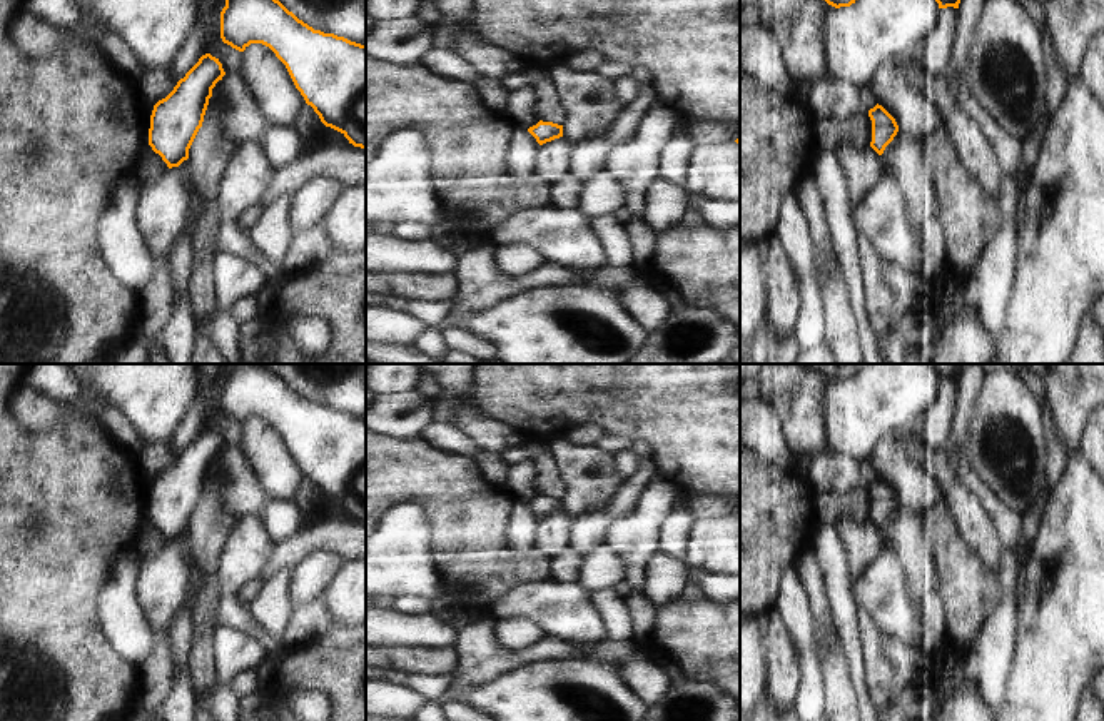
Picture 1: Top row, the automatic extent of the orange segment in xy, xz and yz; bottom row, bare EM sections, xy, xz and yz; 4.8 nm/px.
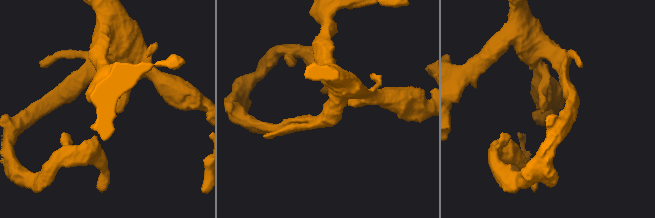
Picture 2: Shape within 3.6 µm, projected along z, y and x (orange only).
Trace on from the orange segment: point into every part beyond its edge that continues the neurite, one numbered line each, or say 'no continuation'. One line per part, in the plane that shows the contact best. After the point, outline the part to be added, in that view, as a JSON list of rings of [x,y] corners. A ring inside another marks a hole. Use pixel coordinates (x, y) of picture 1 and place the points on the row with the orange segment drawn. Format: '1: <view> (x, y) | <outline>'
no continuation

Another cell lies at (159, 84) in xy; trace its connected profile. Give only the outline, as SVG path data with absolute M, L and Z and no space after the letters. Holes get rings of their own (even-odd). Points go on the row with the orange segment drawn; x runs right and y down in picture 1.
M170 67L155 70L139 82L144 95L152 102L152 105L165 98L175 87L174 78L170 75Z

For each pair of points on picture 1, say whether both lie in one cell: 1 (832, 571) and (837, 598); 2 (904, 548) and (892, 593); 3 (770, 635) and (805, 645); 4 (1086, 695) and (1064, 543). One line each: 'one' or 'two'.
1: one
2: two
3: two
4: two

